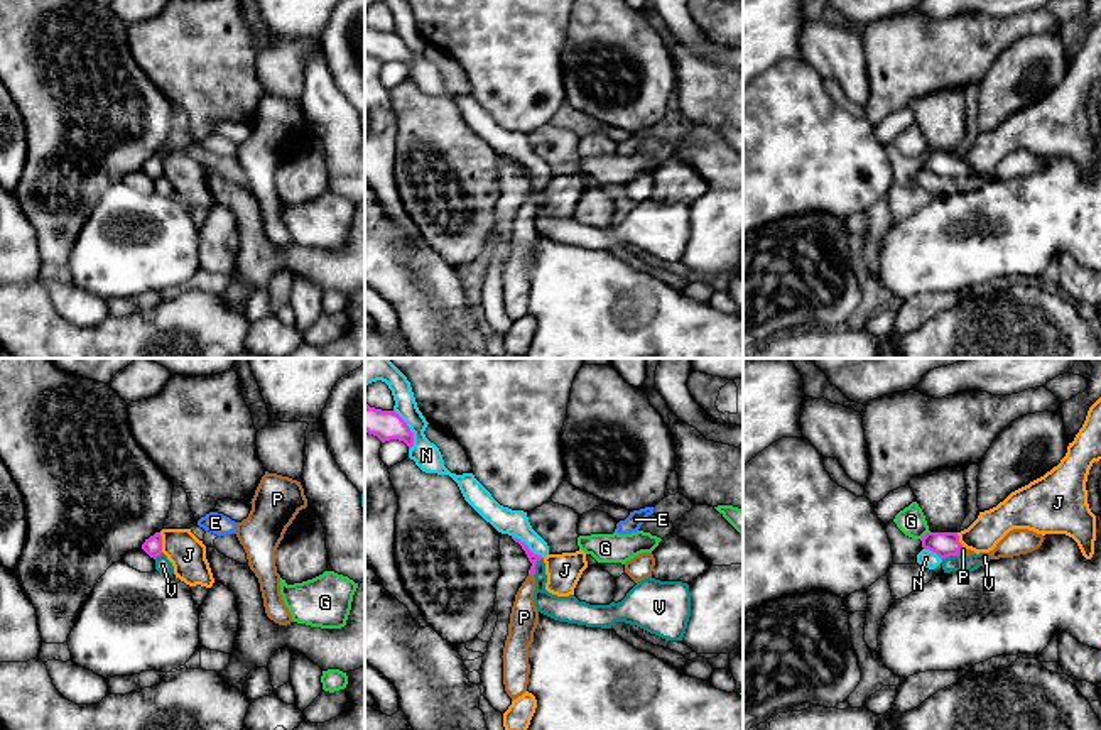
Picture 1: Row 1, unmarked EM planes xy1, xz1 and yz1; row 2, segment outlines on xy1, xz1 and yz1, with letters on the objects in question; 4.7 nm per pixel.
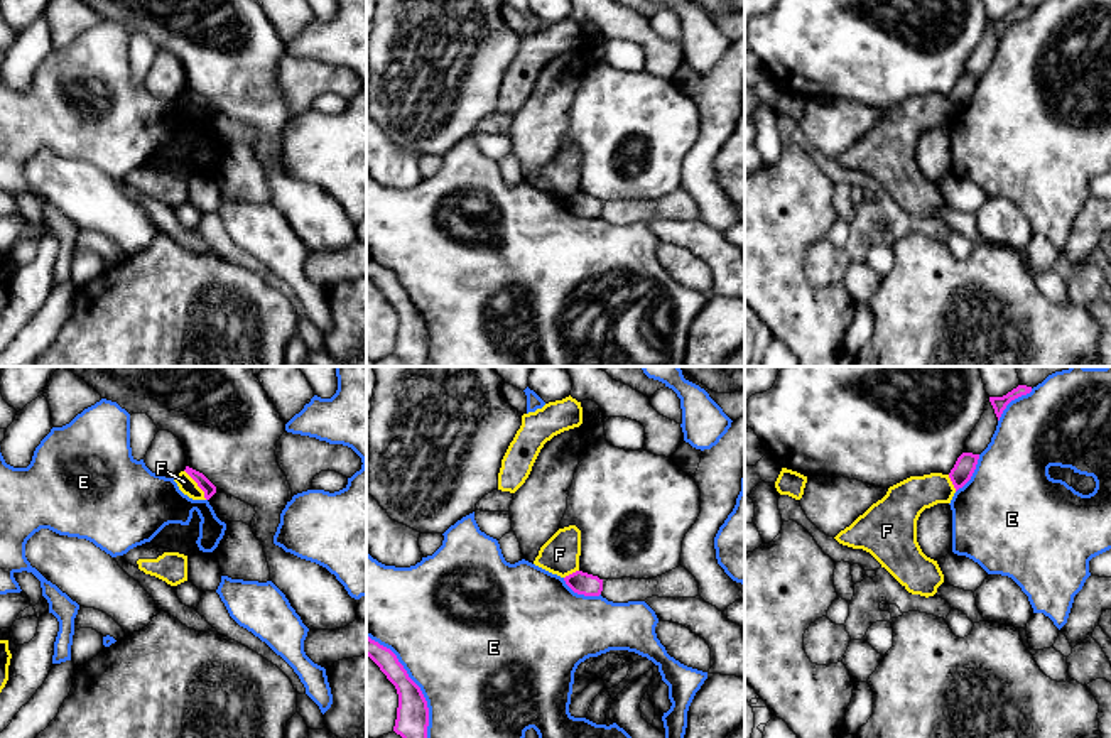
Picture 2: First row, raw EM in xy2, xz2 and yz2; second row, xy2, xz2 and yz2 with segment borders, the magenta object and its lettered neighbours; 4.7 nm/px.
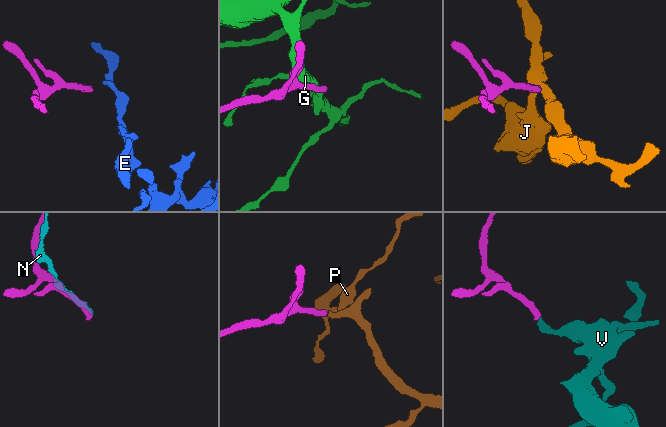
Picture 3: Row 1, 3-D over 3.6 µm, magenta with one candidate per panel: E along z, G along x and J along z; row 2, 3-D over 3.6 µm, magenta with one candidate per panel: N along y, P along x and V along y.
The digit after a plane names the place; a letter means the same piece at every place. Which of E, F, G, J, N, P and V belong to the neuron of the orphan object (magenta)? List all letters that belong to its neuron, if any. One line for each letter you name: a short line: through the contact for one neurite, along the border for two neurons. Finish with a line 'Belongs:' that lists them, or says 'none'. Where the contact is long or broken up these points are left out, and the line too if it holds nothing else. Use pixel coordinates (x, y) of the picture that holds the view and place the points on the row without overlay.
P: line xz1 (532, 179), (531, 195), (524, 218), (524, 239)
Belongs: P

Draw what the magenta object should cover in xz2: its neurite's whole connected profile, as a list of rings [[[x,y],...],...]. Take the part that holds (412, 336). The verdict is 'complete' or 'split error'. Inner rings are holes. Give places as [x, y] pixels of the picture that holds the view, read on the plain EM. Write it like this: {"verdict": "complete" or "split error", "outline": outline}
{"verdict": "complete", "outline": [[[366,258],[366,277],[397,311],[398,329],[393,353],[404,360],[405,366],[425,366],[429,329],[420,309],[409,299],[397,277],[370,258]]]}

